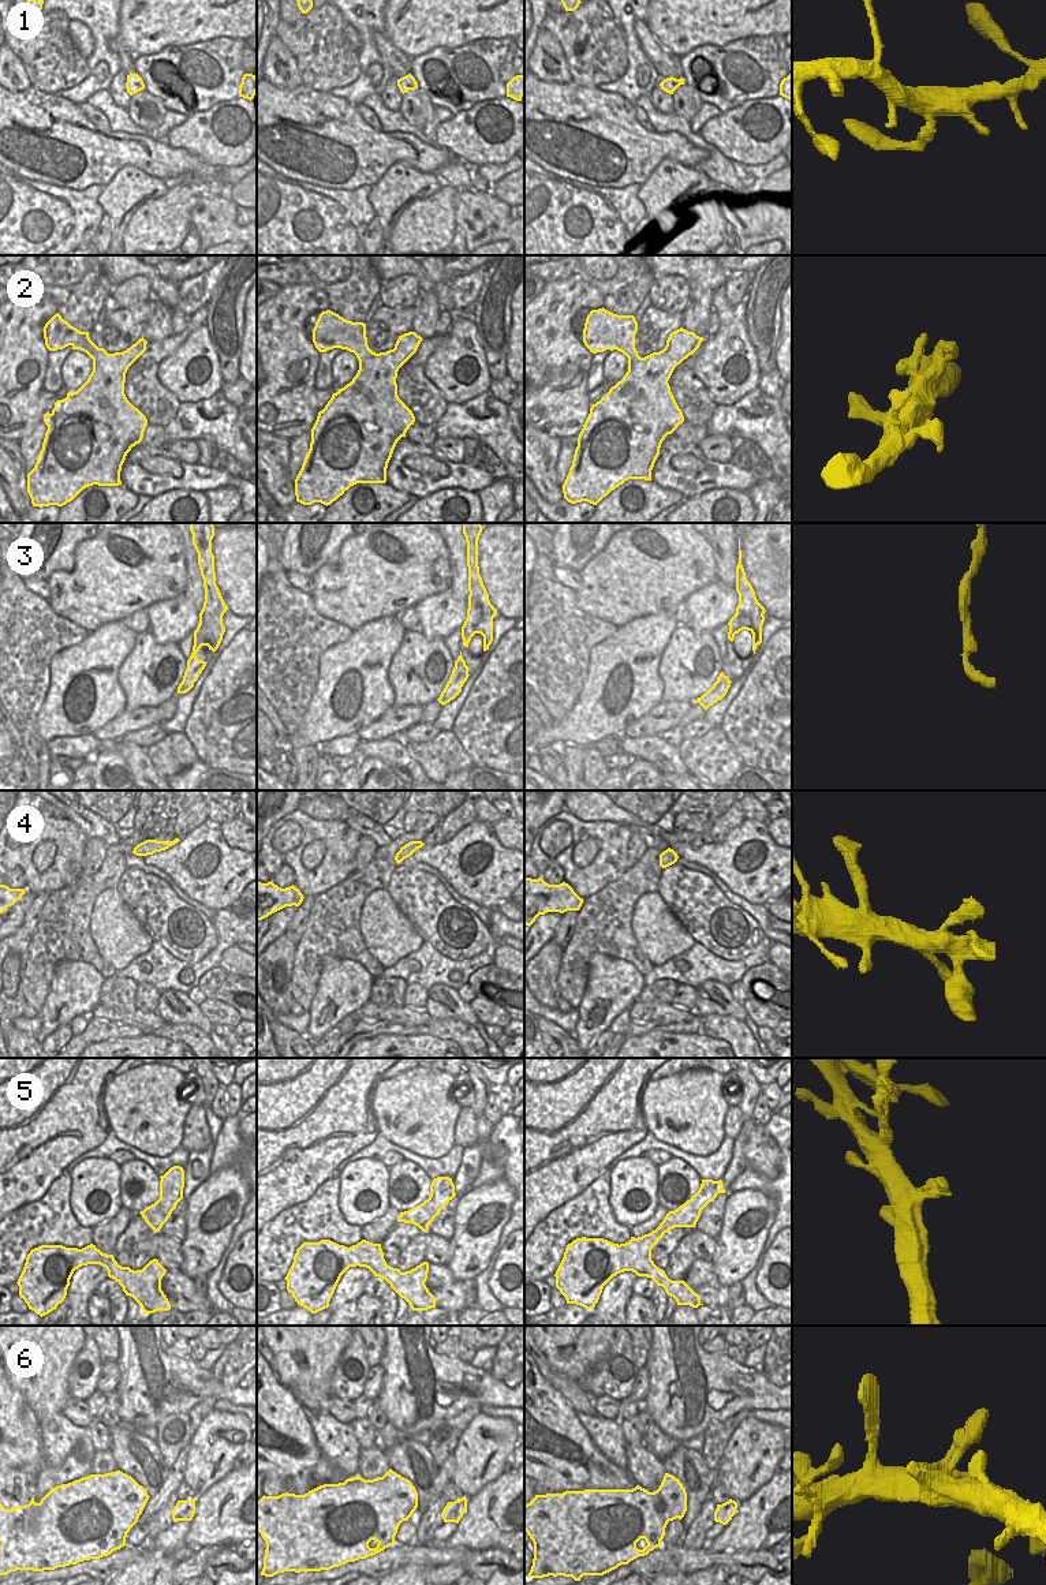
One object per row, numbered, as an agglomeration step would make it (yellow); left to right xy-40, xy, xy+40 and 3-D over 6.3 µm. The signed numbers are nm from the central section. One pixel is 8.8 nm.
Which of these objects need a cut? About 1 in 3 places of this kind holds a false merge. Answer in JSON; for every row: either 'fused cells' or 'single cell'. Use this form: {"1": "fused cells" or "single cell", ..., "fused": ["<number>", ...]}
{"1": "single cell", "2": "single cell", "3": "fused cells", "4": "single cell", "5": "single cell", "6": "single cell", "fused": ["3"]}

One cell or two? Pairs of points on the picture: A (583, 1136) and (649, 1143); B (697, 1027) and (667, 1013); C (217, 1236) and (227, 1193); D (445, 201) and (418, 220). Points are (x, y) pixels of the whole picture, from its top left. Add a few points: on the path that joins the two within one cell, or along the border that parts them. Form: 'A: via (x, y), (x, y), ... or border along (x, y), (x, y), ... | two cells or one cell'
A: border along (647, 1133), (613, 1159) | two cells
B: border along (695, 1013), (676, 1023), (650, 1021) | two cells
C: via (219, 1223), (208, 1208), (215, 1200) | one cell
D: via (439, 208), (425, 220) | one cell

